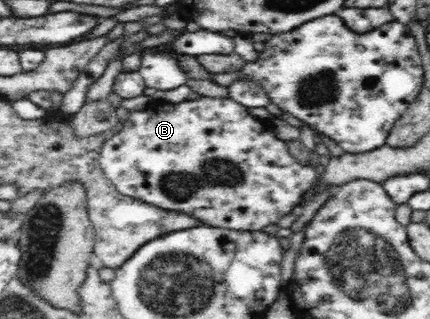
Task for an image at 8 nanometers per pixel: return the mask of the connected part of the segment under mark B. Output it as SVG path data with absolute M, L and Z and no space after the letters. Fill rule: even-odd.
M201 96L195 100L185 100L170 105L165 104L163 110L133 110L129 112L127 121L123 123L123 129L119 133L108 135L101 149L99 163L108 180L117 188L120 194L144 201L145 204L156 208L167 209L167 211L181 211L185 215L191 215L199 219L203 225L219 227L221 229L232 229L233 231L261 231L267 225L279 223L281 217L291 213L301 204L303 195L311 189L318 175L315 168L310 165L304 166L295 160L289 153L286 141L277 138L273 125L269 121L260 120L248 113L247 108L232 99L211 98Z

